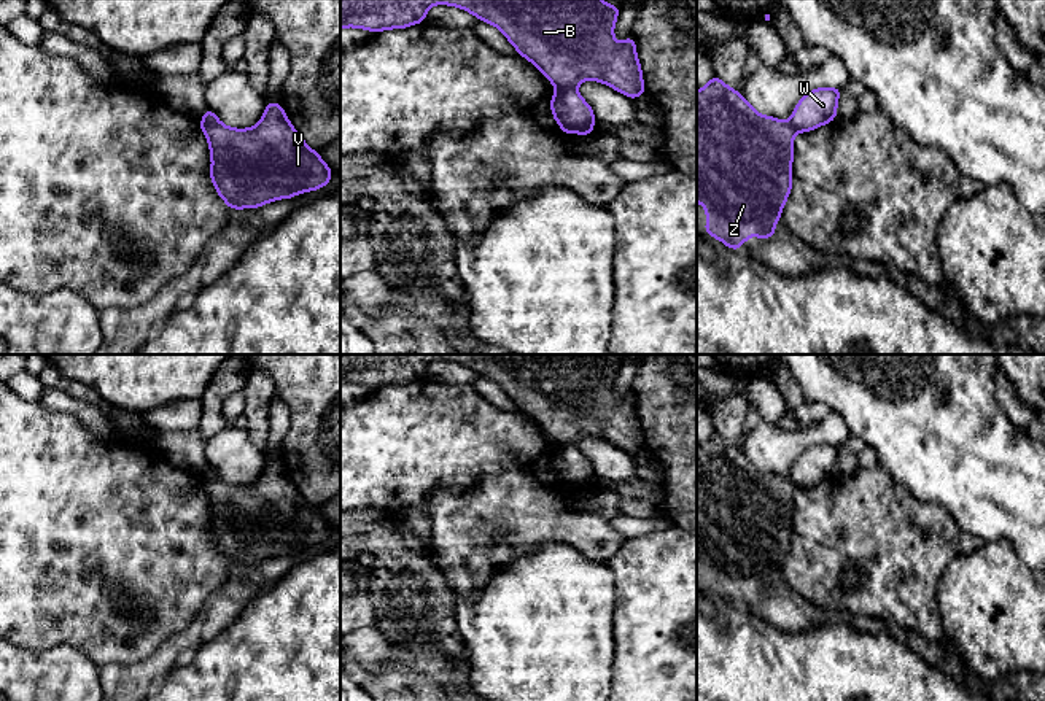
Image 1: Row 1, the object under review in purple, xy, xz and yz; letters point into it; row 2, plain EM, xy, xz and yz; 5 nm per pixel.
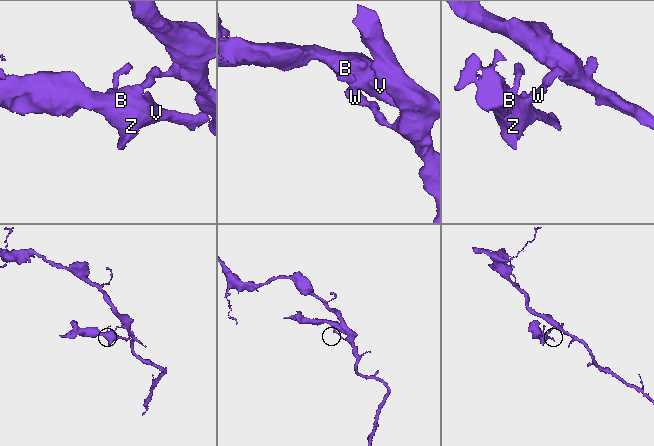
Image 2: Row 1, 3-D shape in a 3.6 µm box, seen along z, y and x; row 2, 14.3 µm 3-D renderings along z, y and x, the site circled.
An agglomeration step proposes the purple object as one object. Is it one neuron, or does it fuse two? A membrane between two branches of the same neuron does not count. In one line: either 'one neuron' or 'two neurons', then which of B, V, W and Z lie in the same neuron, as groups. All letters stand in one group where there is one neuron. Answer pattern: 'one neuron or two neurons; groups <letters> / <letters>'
two neurons; groups B V Z / W

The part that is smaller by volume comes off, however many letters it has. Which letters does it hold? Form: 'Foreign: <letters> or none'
Foreign: B, V, Z

